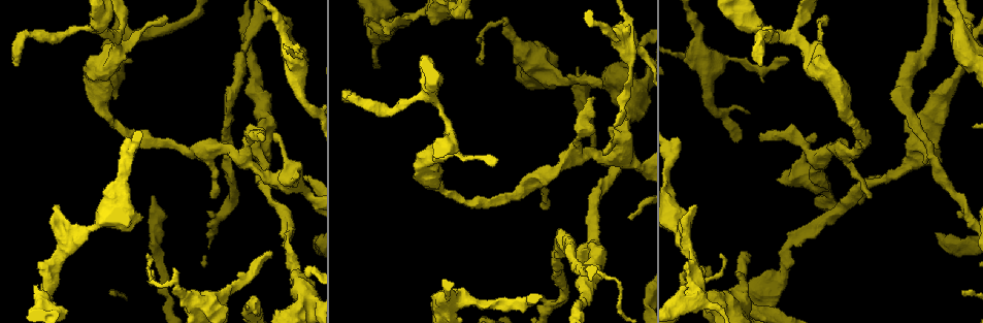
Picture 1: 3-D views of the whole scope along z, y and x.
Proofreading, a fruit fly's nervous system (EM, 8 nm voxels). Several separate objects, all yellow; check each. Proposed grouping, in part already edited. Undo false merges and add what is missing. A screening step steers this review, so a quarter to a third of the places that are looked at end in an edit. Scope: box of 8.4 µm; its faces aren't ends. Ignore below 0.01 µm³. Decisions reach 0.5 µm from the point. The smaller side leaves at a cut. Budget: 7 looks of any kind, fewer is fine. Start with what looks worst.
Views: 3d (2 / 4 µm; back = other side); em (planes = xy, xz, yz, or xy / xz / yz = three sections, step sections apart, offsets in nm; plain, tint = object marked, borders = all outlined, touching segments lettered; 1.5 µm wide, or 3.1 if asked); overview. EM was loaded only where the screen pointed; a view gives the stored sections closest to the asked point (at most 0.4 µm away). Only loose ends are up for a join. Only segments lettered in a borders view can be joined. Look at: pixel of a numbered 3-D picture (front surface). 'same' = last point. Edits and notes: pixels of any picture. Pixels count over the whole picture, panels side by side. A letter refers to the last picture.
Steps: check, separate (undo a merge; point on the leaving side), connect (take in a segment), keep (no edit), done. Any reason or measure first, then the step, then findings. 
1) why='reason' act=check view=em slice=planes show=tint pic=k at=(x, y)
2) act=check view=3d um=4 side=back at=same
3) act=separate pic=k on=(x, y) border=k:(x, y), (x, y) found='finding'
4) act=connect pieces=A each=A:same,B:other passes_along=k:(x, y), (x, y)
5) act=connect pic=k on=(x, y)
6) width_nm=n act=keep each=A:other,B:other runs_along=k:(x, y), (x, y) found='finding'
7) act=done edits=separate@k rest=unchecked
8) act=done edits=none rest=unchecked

why='branch stops here' act=check view=3d um=2 side=back pic=1 at=(591, 97)

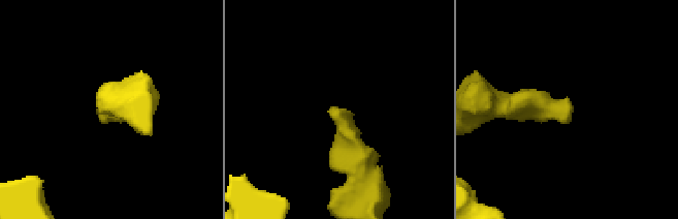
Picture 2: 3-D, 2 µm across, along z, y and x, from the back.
why='now the EM' act=check view=em slice=planes show=borders pic=2 at=(105, 120)

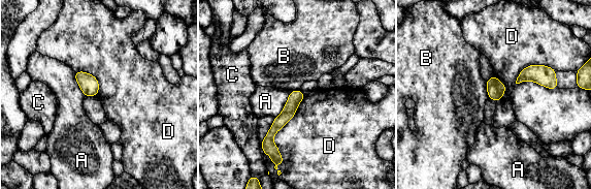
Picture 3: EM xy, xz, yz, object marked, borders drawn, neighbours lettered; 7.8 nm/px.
act=keep each=A:other,B:other,C:other,D:other border=3:(290, 91), (283, 111), (274, 117) found='no lettered segment goes on from it'

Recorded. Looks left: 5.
why='abrupt turn' act=check view=em slice=planes show=tint pic=1 at=(373, 35)

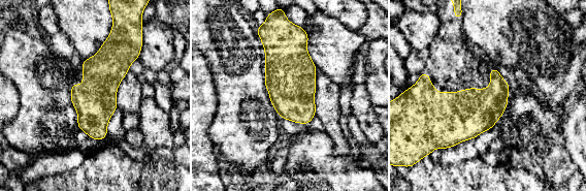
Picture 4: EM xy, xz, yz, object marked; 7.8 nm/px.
why='what lies round it' act=check view=em slice=planes show=borders at=same

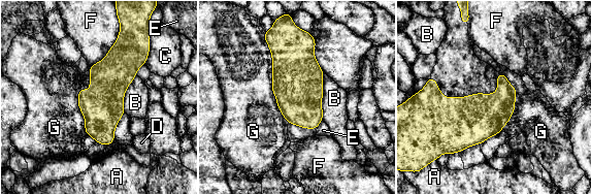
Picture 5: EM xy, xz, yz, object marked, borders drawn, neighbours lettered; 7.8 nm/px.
longest_contact=G:700nm act=keep each=A:other,B:other,C:other,D:other,E:other,F:other,G:other border=5:(263, 36), (288, 123) found='all the same cell'

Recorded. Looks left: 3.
why='thick turns thin' act=check view=3d um=4 pic=1 at=(705, 54)

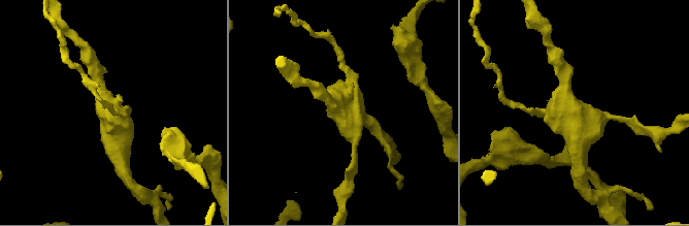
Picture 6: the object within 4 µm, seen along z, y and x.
arms=4 why='shape alone is not enough' act=check view=em slice=xy step=4 show=borders pic=6 at=(339, 109)

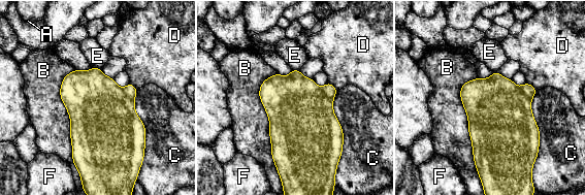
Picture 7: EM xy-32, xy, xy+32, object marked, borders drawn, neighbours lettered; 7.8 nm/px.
act=separate pic=7 on=(329, 90) each=A:other,B:other,C:other,D:other,E:other,F:other border=7:(320, 88), (332, 100) found='a second cell is stuck on'

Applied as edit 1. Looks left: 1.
act=done edits=separate@7 rest=unchecked

